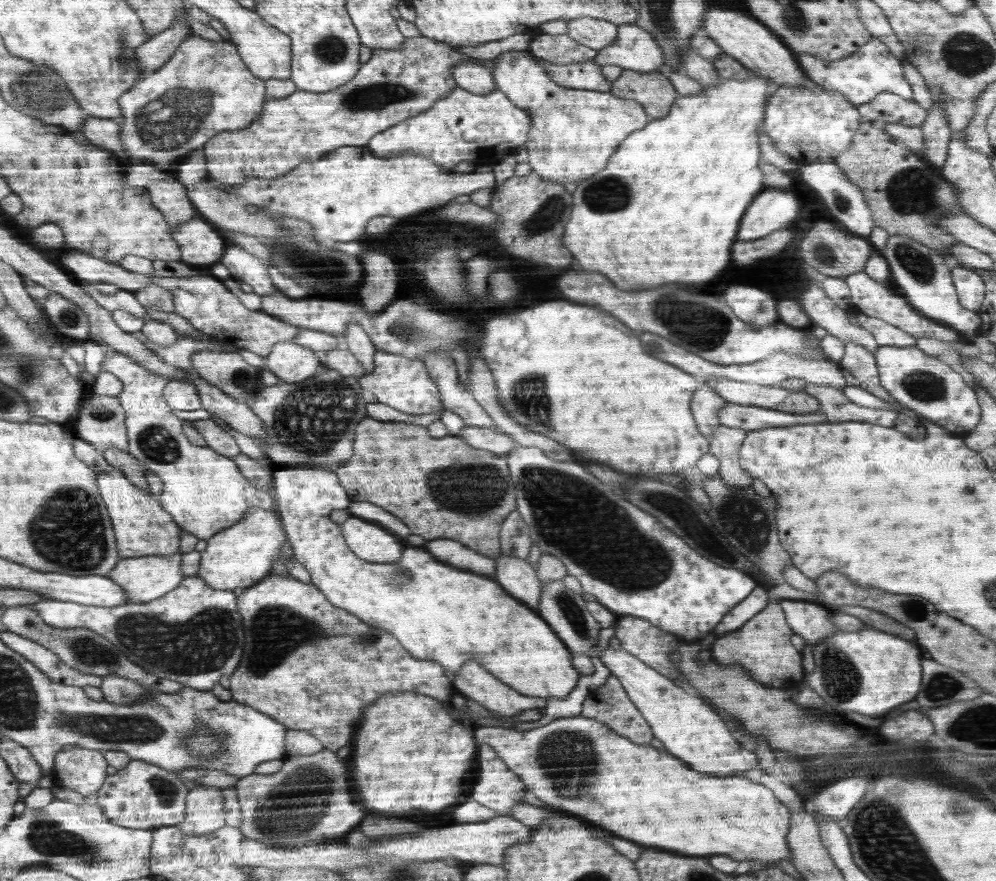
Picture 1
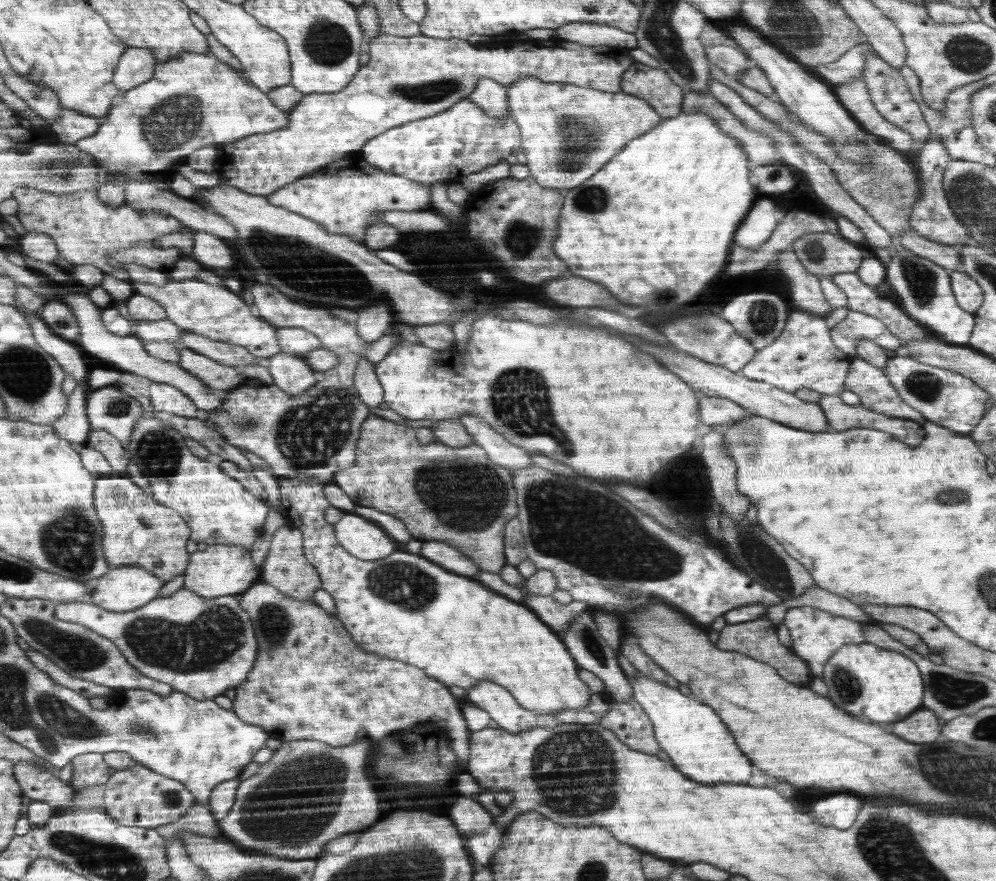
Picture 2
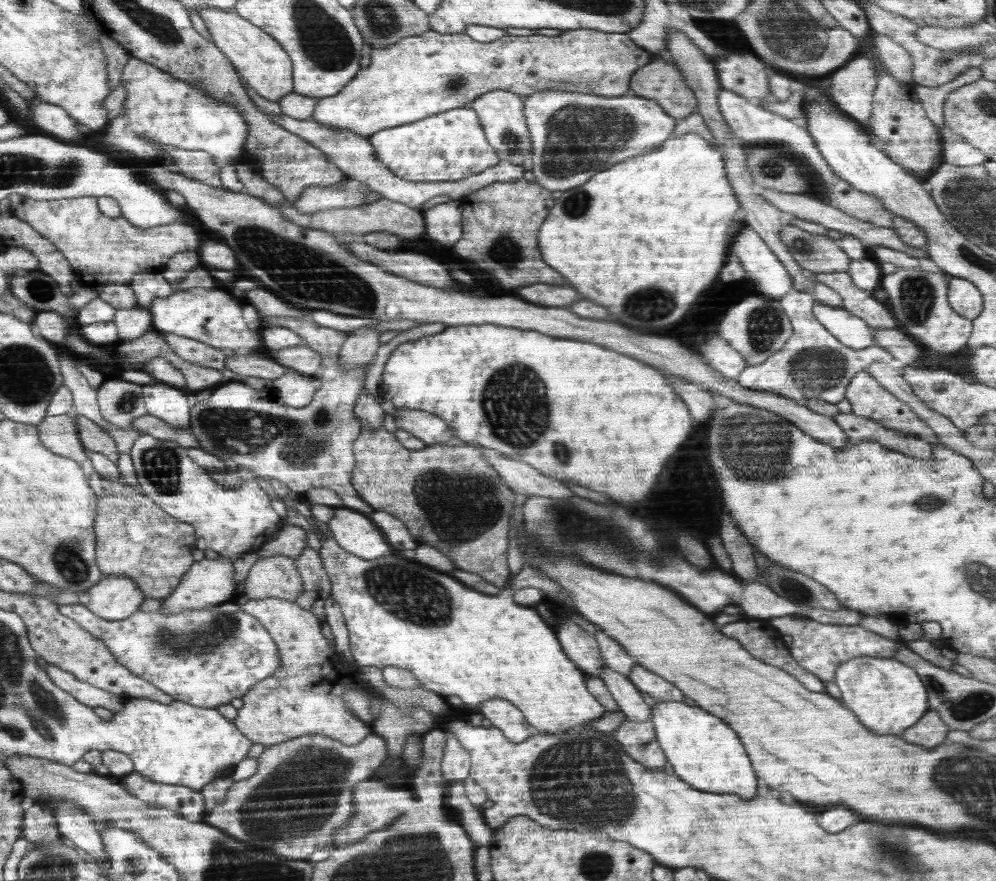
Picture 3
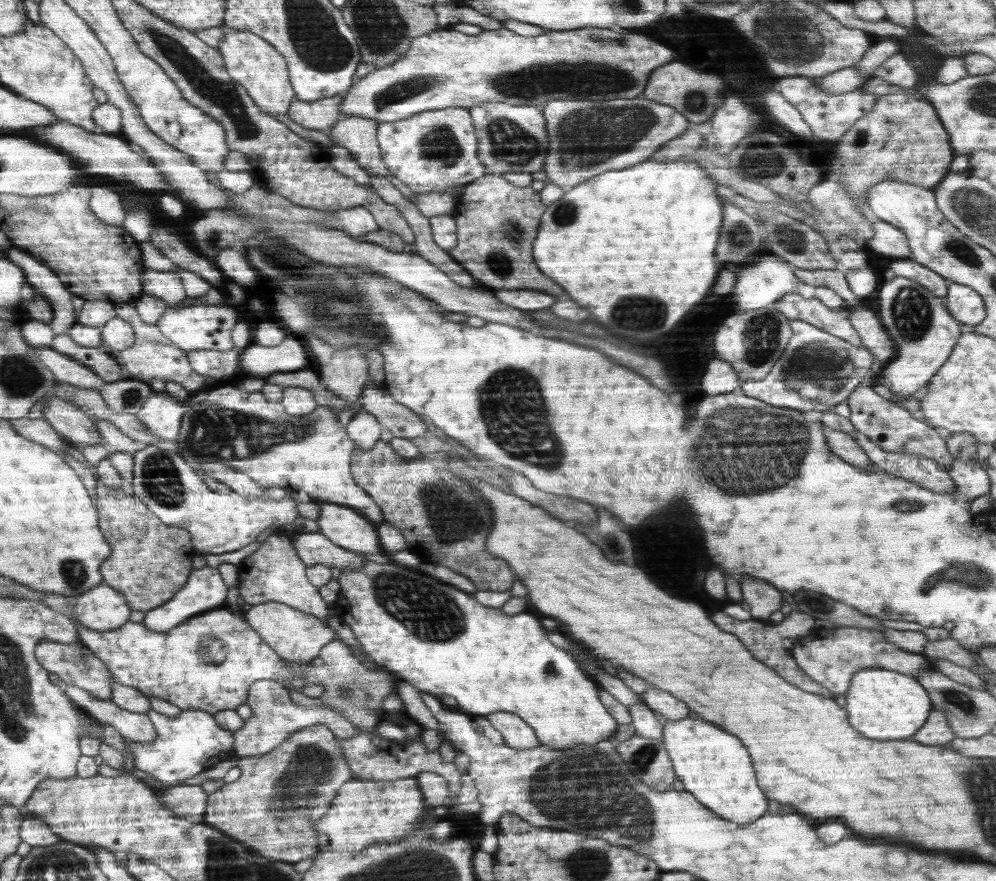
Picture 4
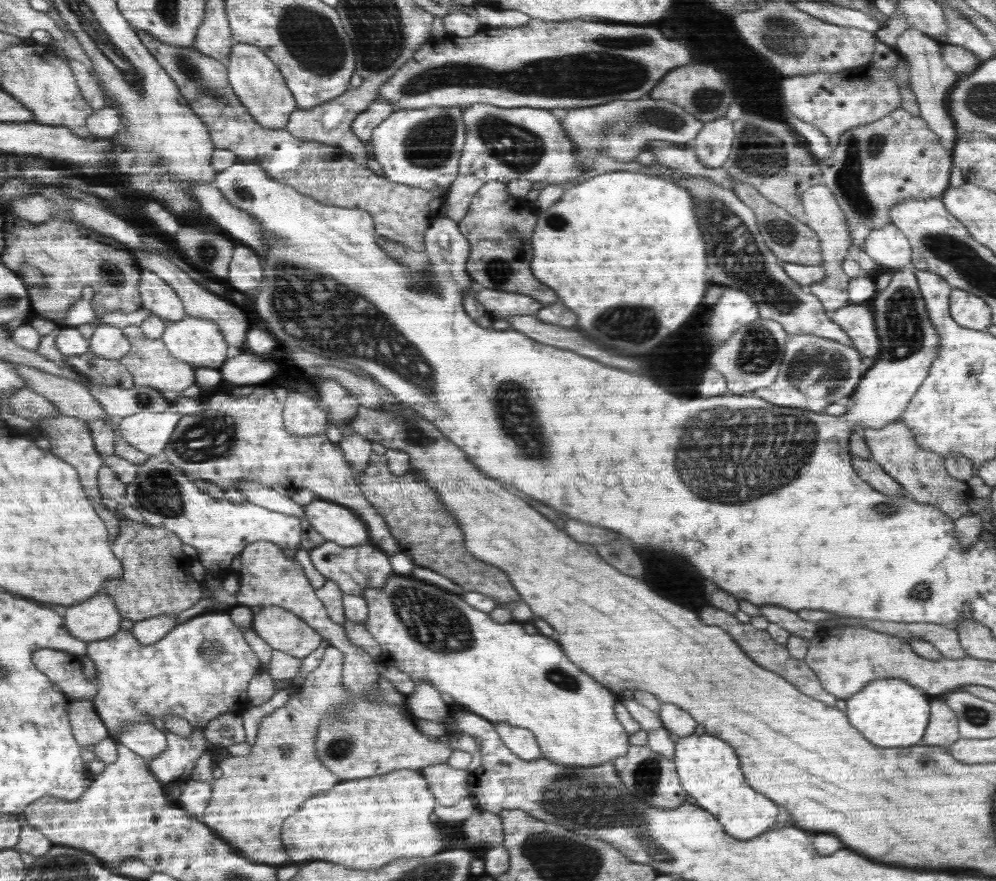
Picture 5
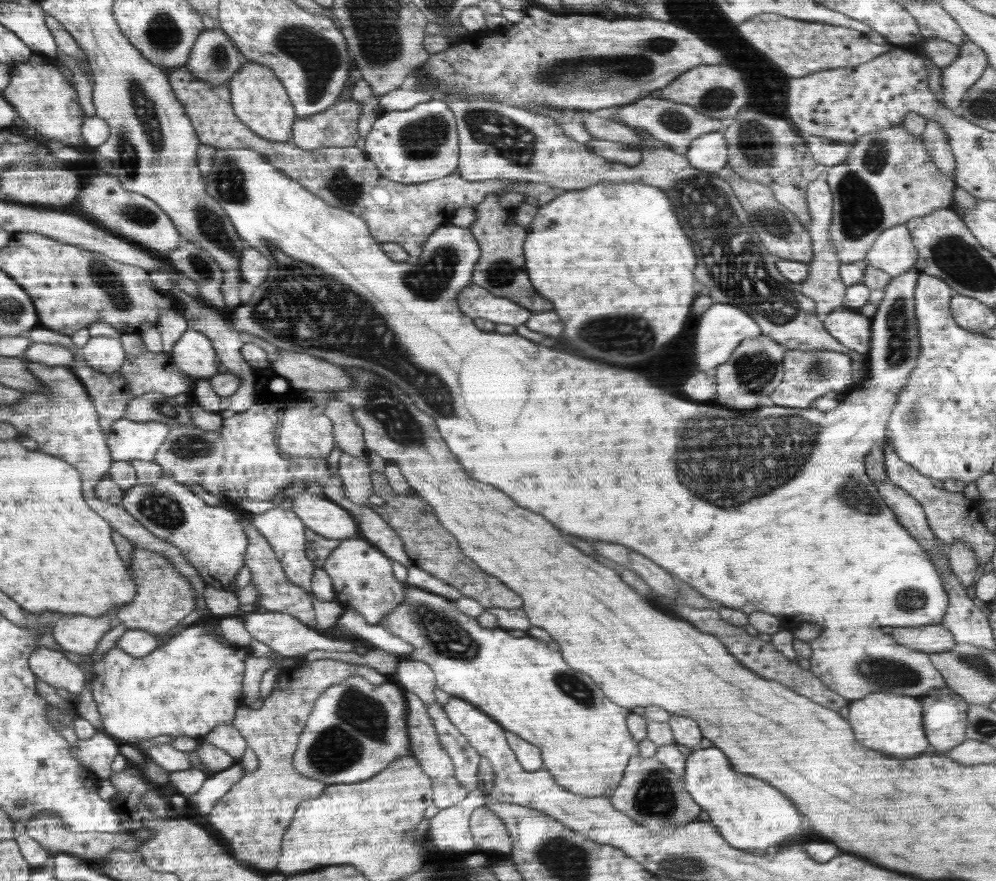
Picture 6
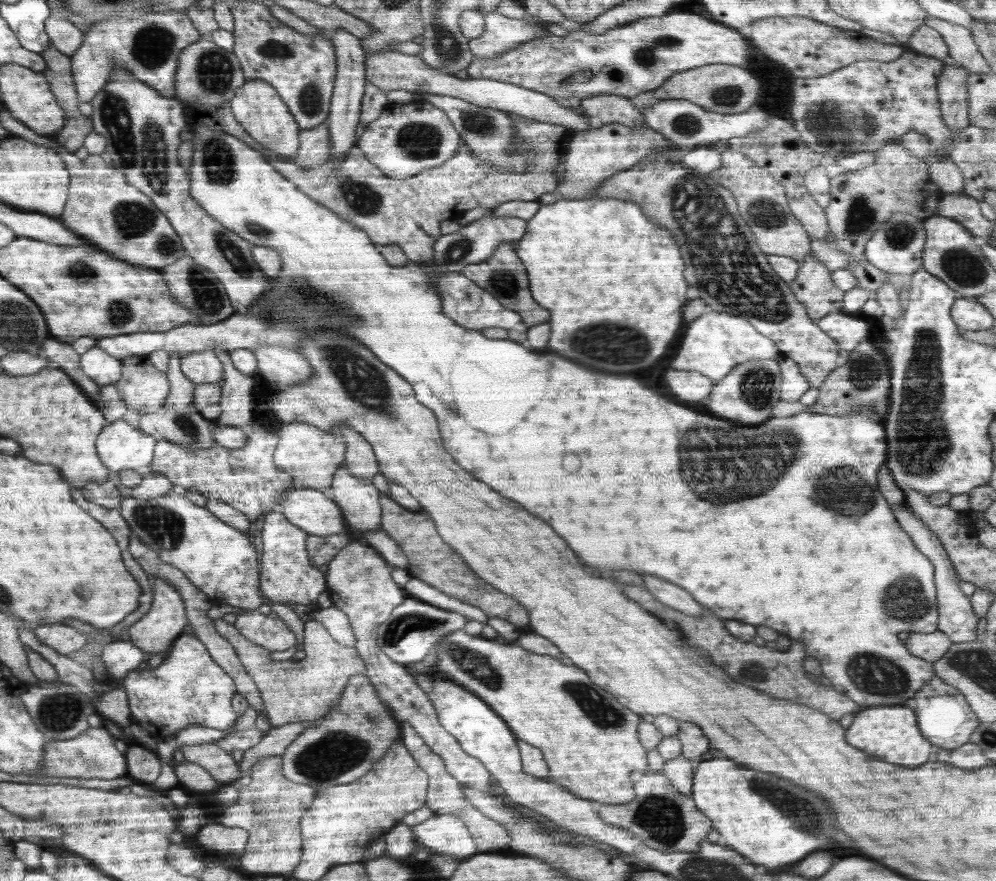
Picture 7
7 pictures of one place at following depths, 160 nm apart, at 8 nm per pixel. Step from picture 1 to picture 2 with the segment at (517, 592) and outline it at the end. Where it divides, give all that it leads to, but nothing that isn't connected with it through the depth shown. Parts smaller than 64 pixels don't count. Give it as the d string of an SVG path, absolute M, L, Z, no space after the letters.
M524 587L521 588L524 593L525 606L534 610L542 622L546 622L553 629L561 630L560 636L564 636L564 631L571 625L571 622L578 618L578 614L591 609L586 602L572 602L568 606L560 605L550 596L534 596L526 594Z

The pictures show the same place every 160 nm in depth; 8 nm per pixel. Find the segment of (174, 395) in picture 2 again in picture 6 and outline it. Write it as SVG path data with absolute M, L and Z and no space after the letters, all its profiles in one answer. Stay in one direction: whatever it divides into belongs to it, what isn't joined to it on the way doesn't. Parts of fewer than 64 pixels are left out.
M122 417L112 424L107 434L111 457L129 463L138 459L154 461L170 429L161 422L136 422Z

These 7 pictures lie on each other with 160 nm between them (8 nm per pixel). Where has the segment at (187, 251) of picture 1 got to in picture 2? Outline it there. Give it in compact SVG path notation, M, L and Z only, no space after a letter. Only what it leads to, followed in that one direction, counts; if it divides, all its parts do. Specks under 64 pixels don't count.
M195 232L192 258L202 266L210 268L228 268L232 266L232 250L222 238L214 234Z

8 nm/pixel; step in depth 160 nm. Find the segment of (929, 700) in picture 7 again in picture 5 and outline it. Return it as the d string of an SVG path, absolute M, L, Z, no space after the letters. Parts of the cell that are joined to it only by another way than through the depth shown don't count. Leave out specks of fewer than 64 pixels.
M940 697L931 698L929 721L919 744L946 748L961 738L957 724L958 719L952 708Z

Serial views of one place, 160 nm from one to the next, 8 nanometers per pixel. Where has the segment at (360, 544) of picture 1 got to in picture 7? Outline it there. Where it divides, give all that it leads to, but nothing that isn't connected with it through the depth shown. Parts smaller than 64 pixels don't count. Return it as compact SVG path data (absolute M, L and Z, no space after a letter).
M293 485L282 514L309 535L330 536L346 530L340 509L323 491Z

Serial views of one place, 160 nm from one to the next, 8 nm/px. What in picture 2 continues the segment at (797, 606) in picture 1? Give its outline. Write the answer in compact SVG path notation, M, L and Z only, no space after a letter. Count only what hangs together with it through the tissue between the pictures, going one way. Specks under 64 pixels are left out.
M793 607L784 613L782 624L792 638L793 653L805 660L813 676L821 676L827 658L846 644L866 644L863 625L850 618L832 615L810 607Z

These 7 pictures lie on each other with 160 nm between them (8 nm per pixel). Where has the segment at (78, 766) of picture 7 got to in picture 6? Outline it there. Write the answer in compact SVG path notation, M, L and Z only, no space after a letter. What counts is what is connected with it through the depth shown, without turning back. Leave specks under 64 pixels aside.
M97 731L91 738L80 739L73 748L73 757L76 757L81 765L93 770L97 778L106 780L112 774L110 764L113 764L112 760L116 758L118 751L114 740L104 736L104 732Z

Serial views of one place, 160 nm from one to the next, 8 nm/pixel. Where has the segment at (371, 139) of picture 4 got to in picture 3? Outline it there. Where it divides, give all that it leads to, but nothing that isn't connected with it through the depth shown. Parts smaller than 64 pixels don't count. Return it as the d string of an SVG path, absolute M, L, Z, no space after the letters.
M265 112L265 114L272 120L272 123L283 127L284 130L291 131L292 134L300 135L300 138L306 139L308 143L319 147L326 154L327 159L331 160L347 177L358 179L360 182L368 185L373 191L380 193L382 198L405 204L413 209L422 207L426 201L441 194L447 194L450 199L461 200L463 196L468 196L493 182L512 182L516 179L522 179L525 172L523 166L514 165L506 160L502 160L499 165L492 166L491 169L473 174L468 178L455 181L410 182L404 178L396 177L388 170L388 167L376 159L374 147L370 144L370 137L360 137L360 135L356 135L352 131L344 131L342 129L334 131L330 127L324 127L324 125L316 123L314 118L310 120L296 120L287 115L274 116L274 114L268 114L268 112Z

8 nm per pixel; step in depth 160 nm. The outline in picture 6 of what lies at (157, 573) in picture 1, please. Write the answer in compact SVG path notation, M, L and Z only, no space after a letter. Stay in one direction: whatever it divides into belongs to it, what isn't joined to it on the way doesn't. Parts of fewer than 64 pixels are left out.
M84 614L64 615L53 625L52 638L64 651L92 655L102 636L110 630L110 616L90 618Z

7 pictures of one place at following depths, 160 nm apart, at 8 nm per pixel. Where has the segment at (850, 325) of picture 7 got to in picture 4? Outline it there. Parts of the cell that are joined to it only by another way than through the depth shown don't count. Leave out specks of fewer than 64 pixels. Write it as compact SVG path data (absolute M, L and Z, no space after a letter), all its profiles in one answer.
M872 302L866 306L855 308L848 312L851 325L857 330L858 336L866 347L878 361L885 364L893 360L895 356L895 346L889 337L888 331L881 324L879 315Z

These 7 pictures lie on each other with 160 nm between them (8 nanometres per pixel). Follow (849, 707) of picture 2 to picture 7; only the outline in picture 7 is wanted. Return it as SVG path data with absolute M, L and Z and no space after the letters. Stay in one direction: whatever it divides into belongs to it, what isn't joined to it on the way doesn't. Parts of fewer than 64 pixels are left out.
M903 704L863 708L855 714L854 722L846 729L845 737L850 746L856 746L884 762L894 762L902 766L920 766L928 762L933 745L922 736L915 712Z

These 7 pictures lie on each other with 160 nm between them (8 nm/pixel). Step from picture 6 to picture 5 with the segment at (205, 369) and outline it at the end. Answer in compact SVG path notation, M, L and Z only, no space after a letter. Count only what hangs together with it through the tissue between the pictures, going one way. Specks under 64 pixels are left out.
M185 314L180 320L166 323L161 339L177 359L196 368L219 368L224 364L222 360L226 360L226 354L228 354L228 342L221 328L212 319Z

